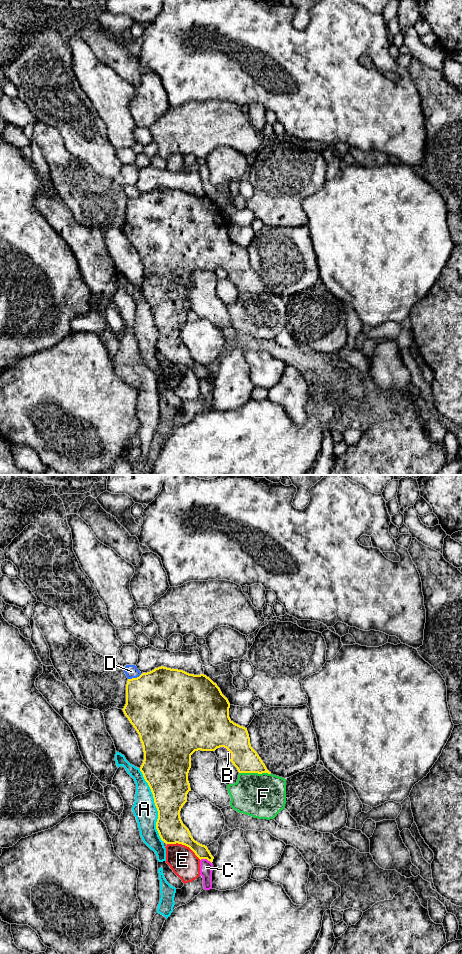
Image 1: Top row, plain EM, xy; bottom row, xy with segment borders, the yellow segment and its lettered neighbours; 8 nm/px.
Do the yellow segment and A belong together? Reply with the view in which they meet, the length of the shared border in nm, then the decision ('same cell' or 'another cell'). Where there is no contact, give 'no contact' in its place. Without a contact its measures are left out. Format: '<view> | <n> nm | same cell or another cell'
xy | 600 nm | another cell

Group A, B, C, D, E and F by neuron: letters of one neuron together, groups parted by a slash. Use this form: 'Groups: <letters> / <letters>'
Groups: A / B / C / D / E / F

